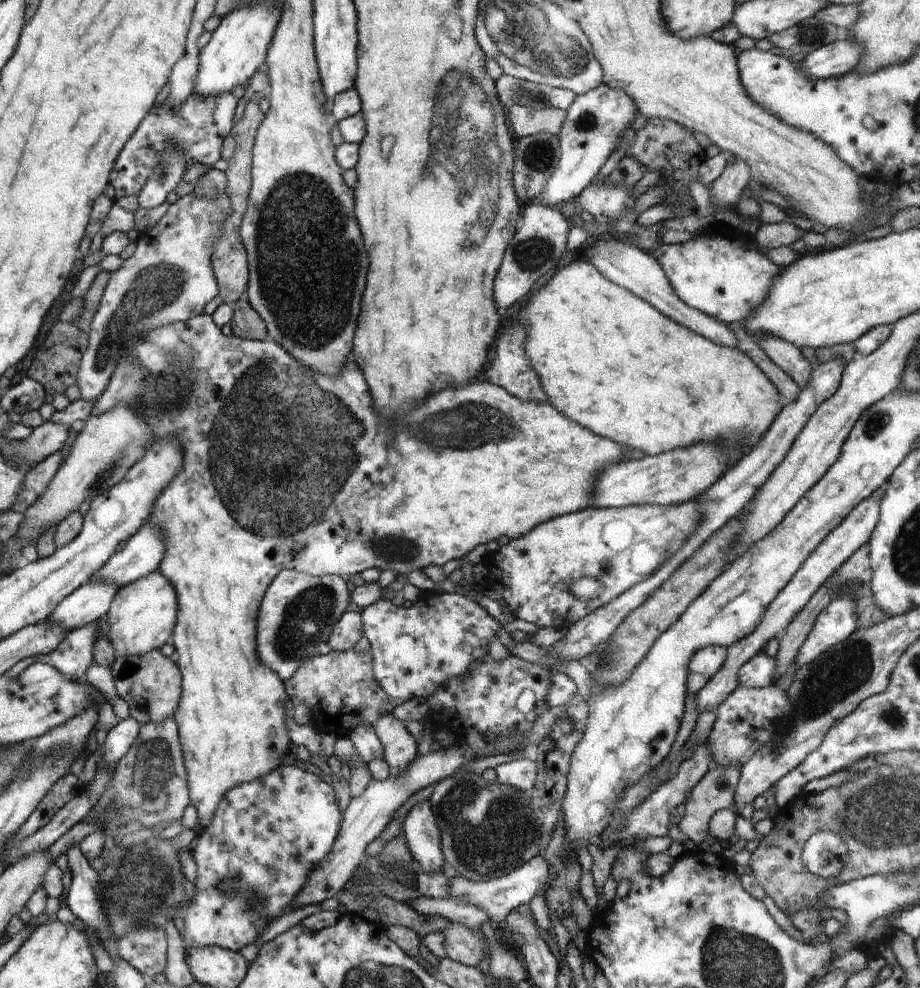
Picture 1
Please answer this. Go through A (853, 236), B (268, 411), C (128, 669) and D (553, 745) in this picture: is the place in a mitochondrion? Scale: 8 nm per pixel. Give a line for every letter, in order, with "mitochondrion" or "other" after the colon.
A: other
B: mitochondrion
C: other
D: other

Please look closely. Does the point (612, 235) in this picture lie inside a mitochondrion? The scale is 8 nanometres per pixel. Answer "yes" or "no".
no

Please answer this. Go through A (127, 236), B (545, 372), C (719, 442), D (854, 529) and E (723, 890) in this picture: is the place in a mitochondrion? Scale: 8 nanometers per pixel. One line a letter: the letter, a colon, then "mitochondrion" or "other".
A: other
B: other
C: other
D: other
E: other

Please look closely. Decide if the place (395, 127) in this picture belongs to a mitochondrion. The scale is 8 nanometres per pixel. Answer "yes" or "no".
no

